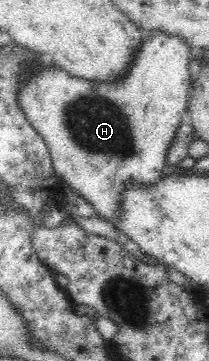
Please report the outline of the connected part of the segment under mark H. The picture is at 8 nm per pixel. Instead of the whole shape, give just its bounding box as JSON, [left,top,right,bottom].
[16,31,193,223]

